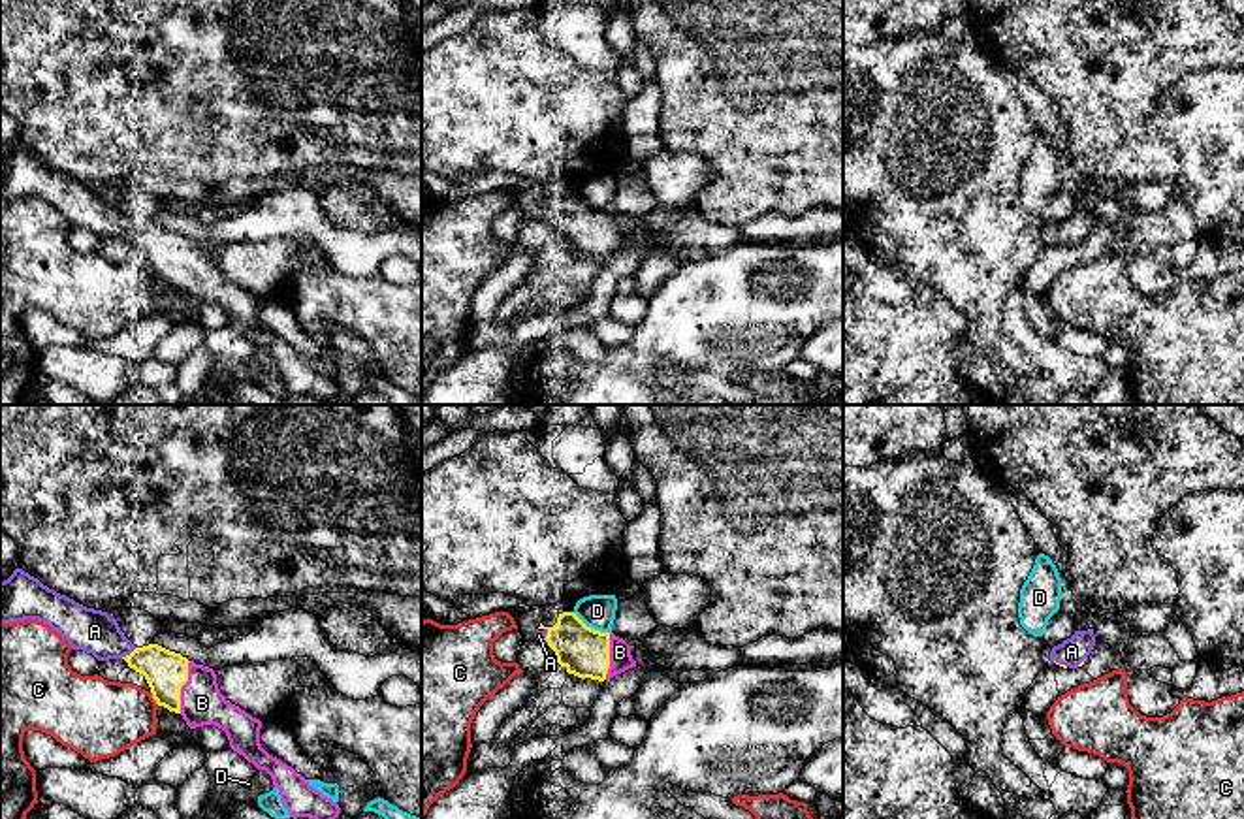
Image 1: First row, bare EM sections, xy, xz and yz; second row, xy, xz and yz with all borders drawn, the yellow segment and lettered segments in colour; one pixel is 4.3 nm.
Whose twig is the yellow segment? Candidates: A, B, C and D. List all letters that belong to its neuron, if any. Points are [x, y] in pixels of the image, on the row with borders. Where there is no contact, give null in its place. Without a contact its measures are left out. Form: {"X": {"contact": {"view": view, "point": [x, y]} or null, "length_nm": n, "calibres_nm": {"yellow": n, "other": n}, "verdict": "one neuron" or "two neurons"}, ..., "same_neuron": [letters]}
{"A": {"contact": {"view": "xy", "point": [130, 654]}, "length_nm": 80, "calibres_nm": {"yellow": 180, "other": 190}, "verdict": "one neuron"}, "B": {"contact": {"view": "xy", "point": [181, 686]}, "length_nm": 220, "calibres_nm": {"yellow": 180, "other": 190}, "verdict": "one neuron"}, "C": {"contact": {"view": "xy", "point": [153, 697]}, "length_nm": 70, "calibres_nm": {"yellow": 180, "other": 320}, "verdict": "two neurons"}, "D": {"contact": {"view": "xz", "point": [590, 627]}, "length_nm": 180, "calibres_nm": {"yellow": 200, "other": 140}, "verdict": "two neurons"}, "same_neuron": ["A", "B"]}

